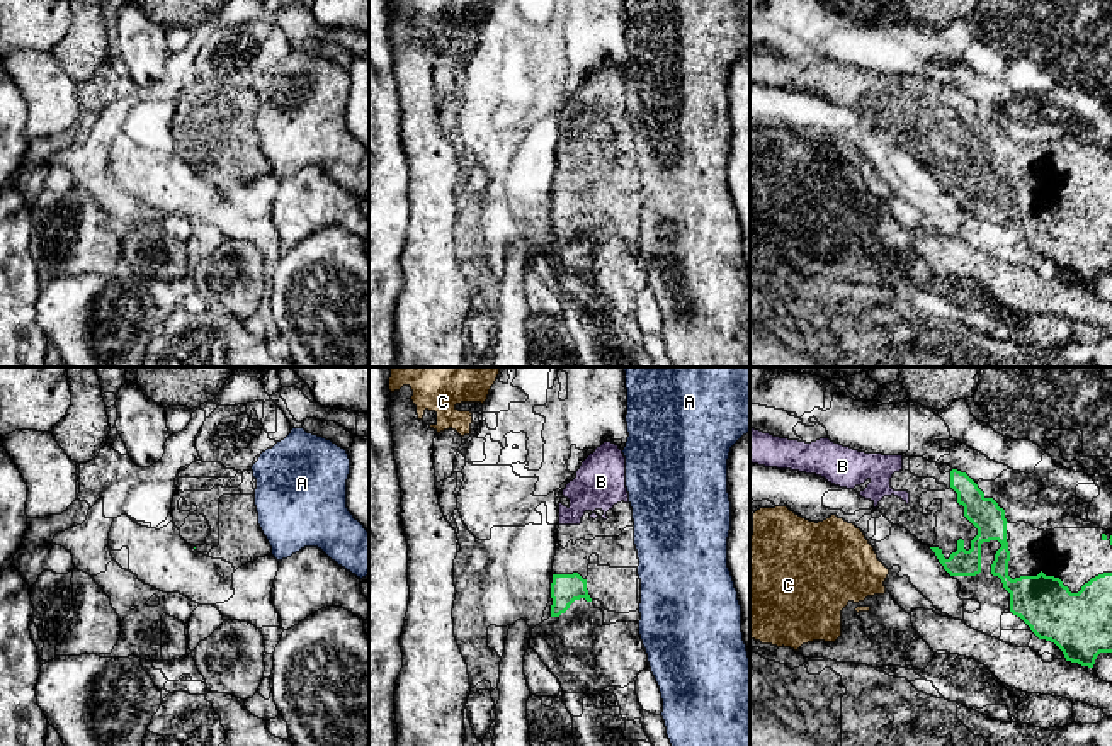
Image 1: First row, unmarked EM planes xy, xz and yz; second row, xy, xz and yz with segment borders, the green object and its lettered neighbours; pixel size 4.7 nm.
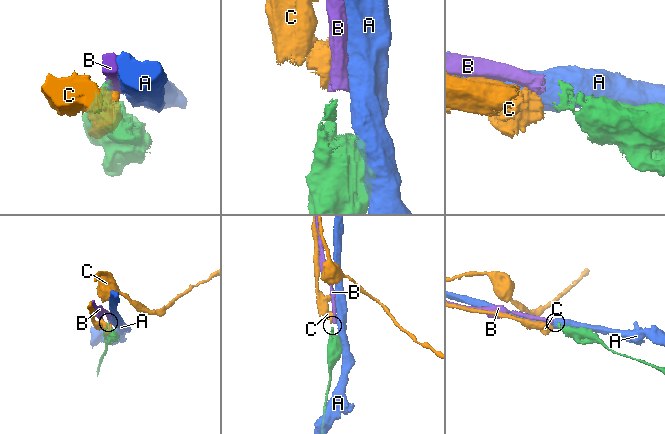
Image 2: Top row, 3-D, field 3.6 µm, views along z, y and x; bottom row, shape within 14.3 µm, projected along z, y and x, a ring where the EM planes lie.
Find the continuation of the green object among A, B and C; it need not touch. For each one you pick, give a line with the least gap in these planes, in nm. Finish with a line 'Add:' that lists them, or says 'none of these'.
B: 200 nm apart
Add: B

